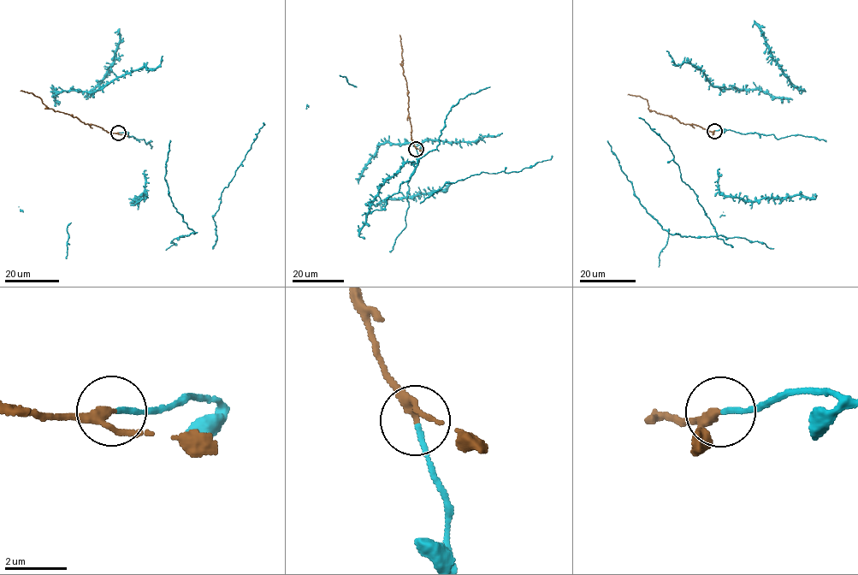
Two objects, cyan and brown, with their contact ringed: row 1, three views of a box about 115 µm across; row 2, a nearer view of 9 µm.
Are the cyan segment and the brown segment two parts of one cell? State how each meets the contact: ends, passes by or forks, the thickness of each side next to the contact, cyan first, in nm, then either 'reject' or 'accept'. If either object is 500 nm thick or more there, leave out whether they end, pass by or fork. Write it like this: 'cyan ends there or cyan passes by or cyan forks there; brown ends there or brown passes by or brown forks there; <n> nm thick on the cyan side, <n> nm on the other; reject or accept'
cyan ends there; brown passes by; 140 nm thick on the cyan side, 240 nm on the other; accept

